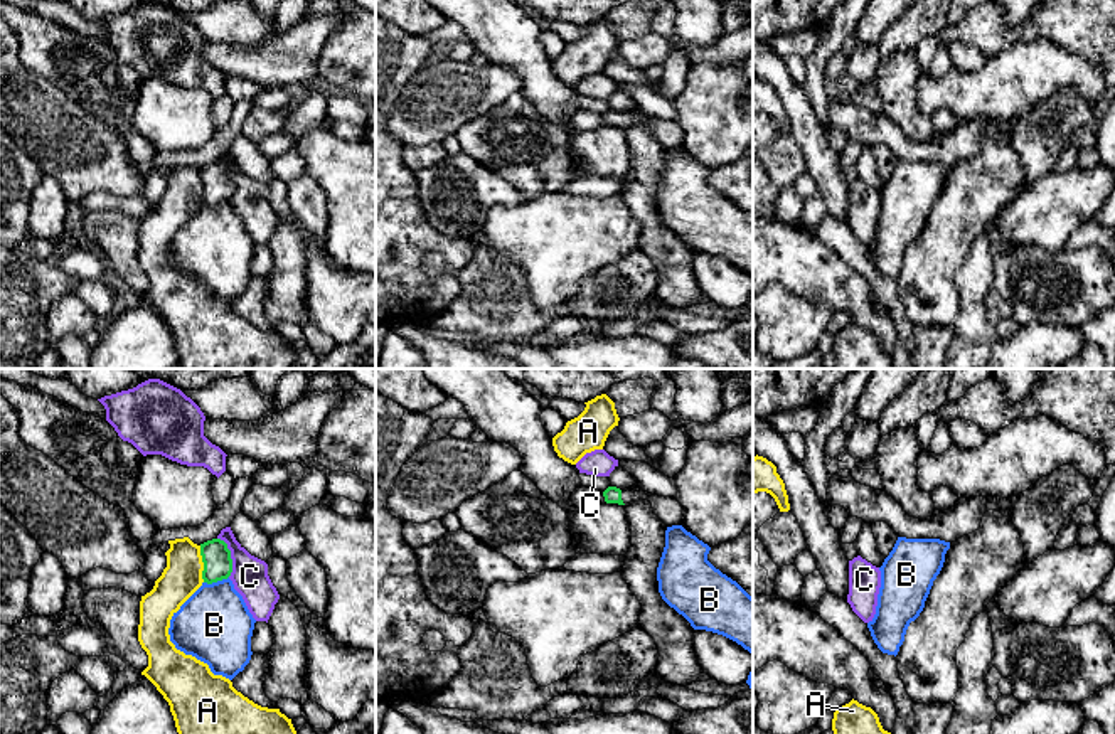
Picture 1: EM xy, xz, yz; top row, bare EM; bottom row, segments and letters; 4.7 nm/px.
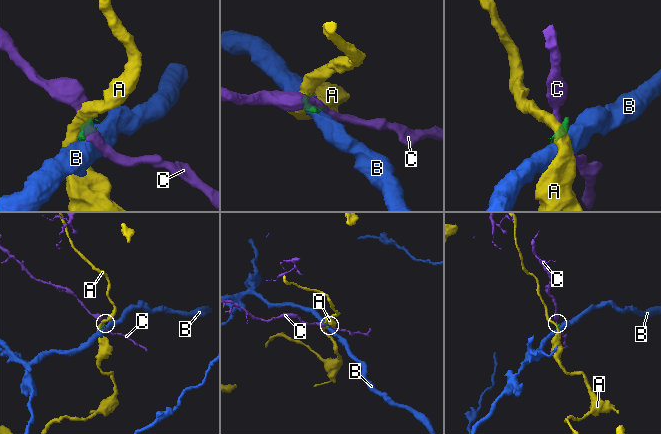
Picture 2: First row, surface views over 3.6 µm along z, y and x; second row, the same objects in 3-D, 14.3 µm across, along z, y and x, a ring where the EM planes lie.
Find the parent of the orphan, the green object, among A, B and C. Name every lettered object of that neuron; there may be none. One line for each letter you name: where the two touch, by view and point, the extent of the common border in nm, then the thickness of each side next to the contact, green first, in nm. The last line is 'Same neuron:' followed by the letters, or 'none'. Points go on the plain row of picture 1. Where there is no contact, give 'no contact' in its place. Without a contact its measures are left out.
Same neuron: none

